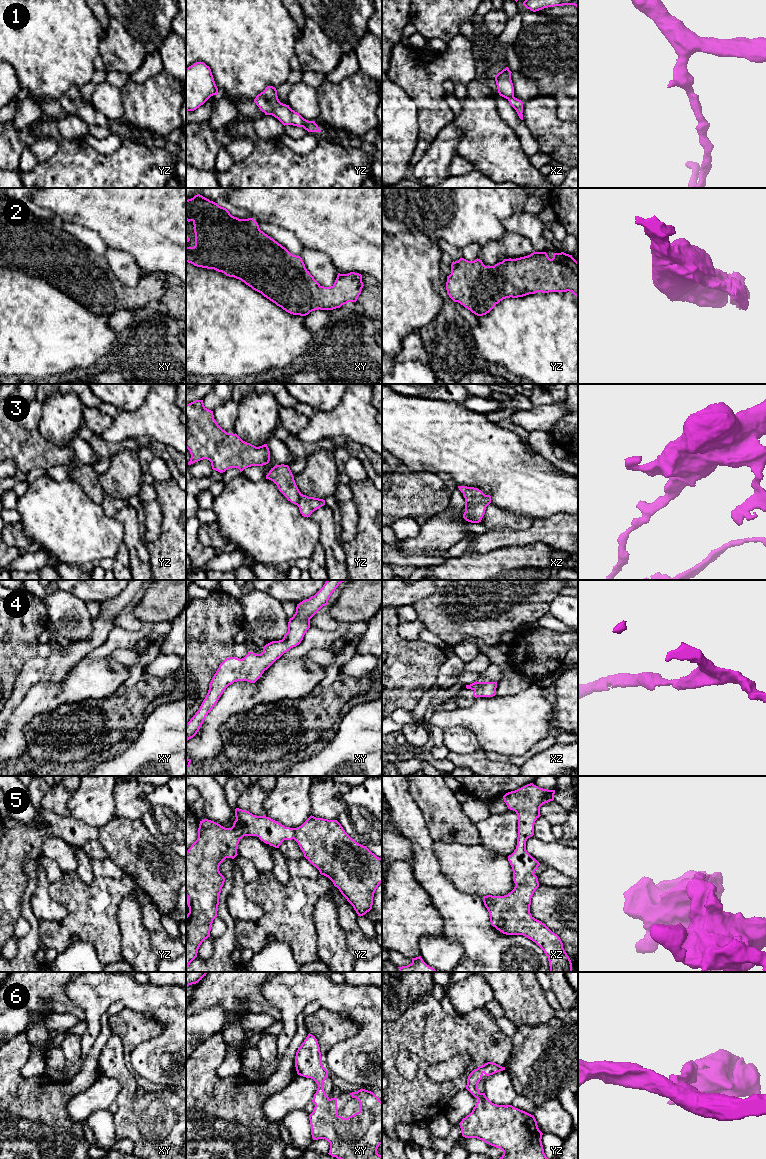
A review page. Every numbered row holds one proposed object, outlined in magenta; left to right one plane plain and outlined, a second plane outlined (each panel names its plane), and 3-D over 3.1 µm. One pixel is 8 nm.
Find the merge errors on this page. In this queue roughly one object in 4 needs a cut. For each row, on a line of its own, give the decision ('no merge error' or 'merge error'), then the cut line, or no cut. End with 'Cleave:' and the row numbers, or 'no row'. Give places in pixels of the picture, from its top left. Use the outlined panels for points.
1: no merge error; no cut
2: no merge error; no cut
3: no merge error; no cut
4: no merge error; no cut
5: no merge error; no cut
6: no merge error; no cut
Cleave: no row

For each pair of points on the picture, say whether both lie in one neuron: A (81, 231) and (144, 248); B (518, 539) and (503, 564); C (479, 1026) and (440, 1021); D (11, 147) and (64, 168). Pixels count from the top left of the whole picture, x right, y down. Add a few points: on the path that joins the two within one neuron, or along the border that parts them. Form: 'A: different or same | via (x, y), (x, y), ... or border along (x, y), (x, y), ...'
A: different | border along (79, 224), (92, 229), (108, 246)
B: different | border along (537, 541), (531, 544), (503, 546), (491, 551)
C: same | via (469, 1026), (450, 1026)
D: different | border along (55, 139), (57, 149), (48, 158), (38, 162)

